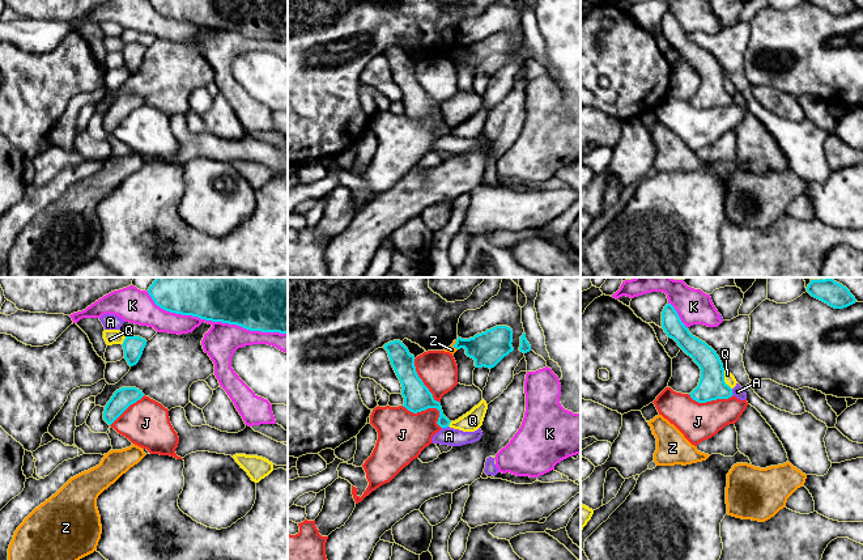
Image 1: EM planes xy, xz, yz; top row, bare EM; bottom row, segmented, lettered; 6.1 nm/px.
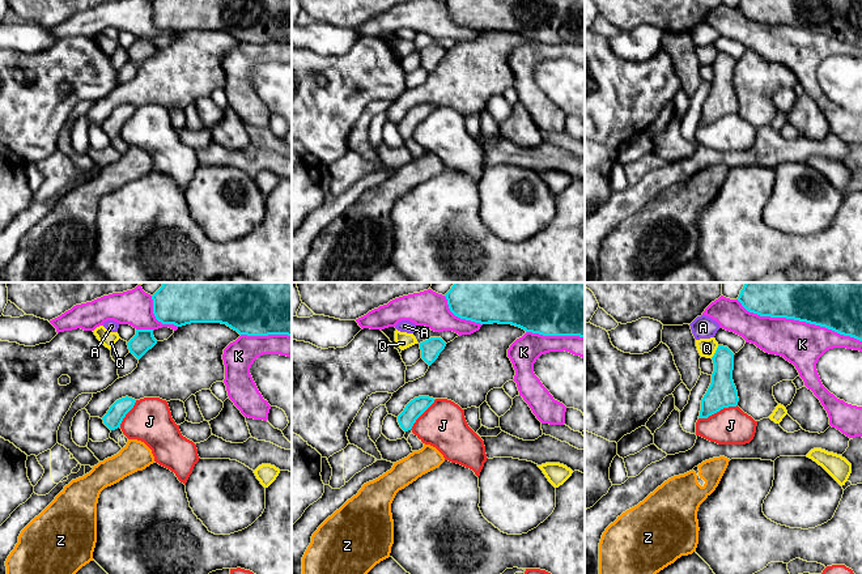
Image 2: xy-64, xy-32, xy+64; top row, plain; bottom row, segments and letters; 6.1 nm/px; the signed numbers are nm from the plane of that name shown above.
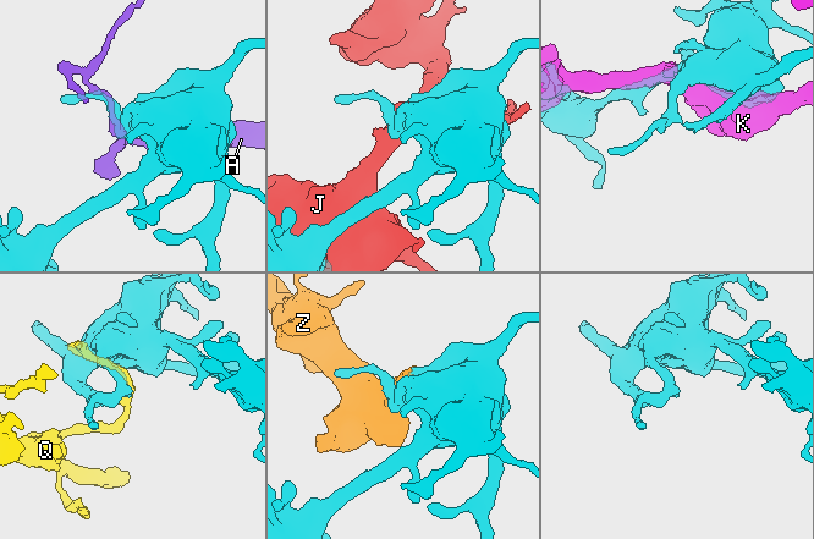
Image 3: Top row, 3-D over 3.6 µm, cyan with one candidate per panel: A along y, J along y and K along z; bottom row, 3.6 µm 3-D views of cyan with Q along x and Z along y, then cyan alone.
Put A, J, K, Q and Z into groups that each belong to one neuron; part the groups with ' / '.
A / J / K / Q / Z

